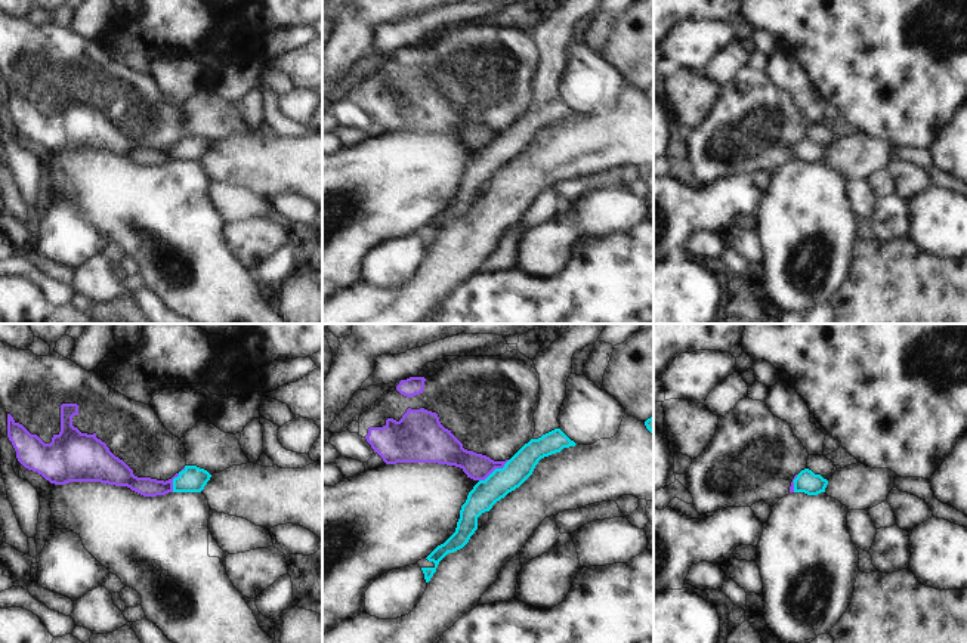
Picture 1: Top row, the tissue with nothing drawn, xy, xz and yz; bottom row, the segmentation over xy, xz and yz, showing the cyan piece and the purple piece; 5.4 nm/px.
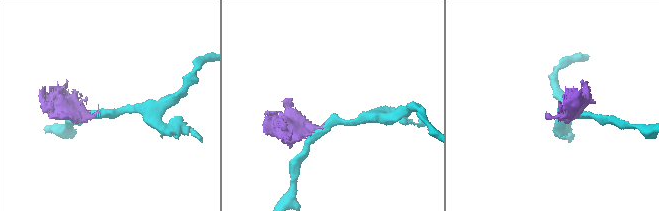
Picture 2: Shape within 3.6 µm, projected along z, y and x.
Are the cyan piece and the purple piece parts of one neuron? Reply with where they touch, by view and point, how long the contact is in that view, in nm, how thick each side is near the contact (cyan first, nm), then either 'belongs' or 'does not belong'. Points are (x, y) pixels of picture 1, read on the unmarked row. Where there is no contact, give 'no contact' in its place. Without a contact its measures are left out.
meets cyan in xz at (496, 138); contact 200 nm long; 150 nm thick on the cyan side, 140 nm on the other; does not belong

